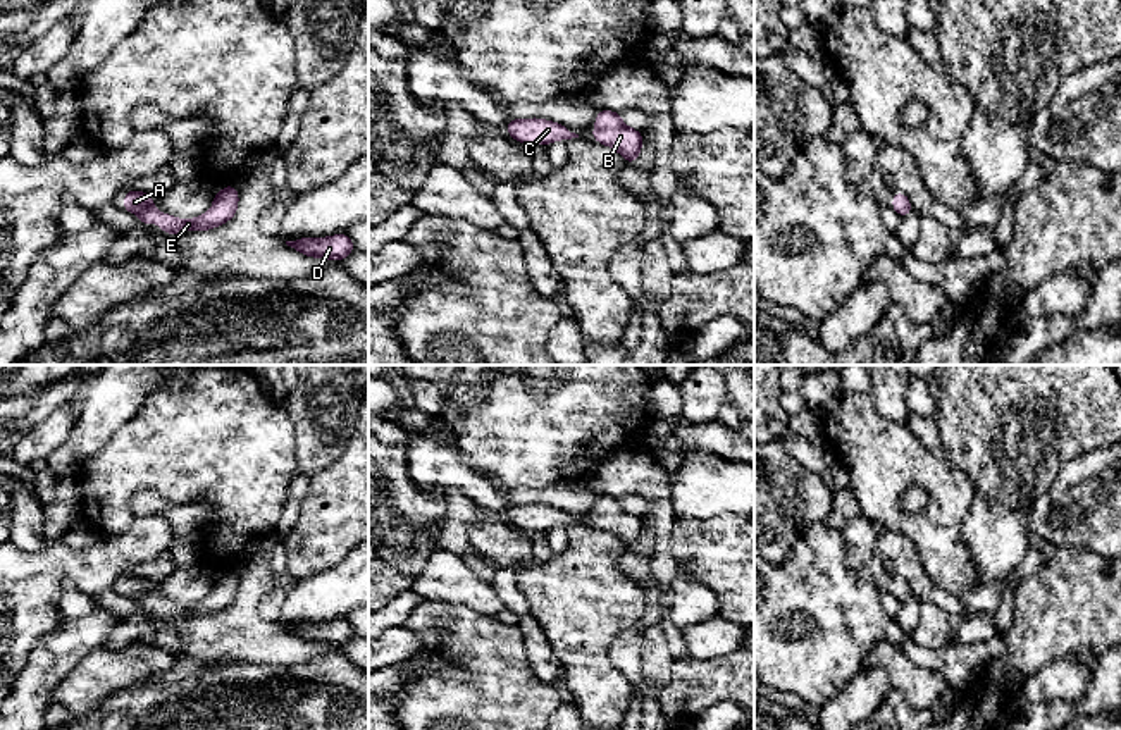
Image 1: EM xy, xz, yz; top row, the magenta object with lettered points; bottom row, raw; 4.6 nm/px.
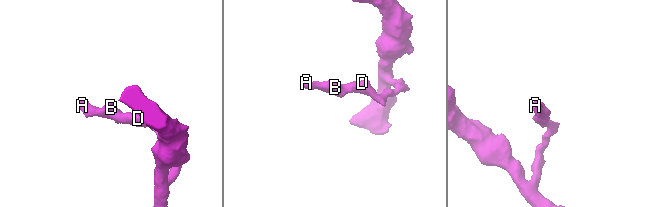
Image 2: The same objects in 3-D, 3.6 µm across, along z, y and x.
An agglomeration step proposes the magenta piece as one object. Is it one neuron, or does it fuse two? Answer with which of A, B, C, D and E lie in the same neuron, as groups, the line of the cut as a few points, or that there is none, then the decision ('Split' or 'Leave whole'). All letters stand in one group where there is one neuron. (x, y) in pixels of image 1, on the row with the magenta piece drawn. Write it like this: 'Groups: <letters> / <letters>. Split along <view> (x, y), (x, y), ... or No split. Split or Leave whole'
Groups: A B C D E. No split. Leave whole

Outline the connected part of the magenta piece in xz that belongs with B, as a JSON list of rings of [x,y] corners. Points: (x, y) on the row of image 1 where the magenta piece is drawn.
[[[599,110],[591,138],[615,148],[627,164],[635,162],[641,155],[642,131],[627,127],[618,112]]]

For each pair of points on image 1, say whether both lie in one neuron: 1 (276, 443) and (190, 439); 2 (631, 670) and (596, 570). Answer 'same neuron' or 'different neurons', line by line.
1: same neuron
2: different neurons

